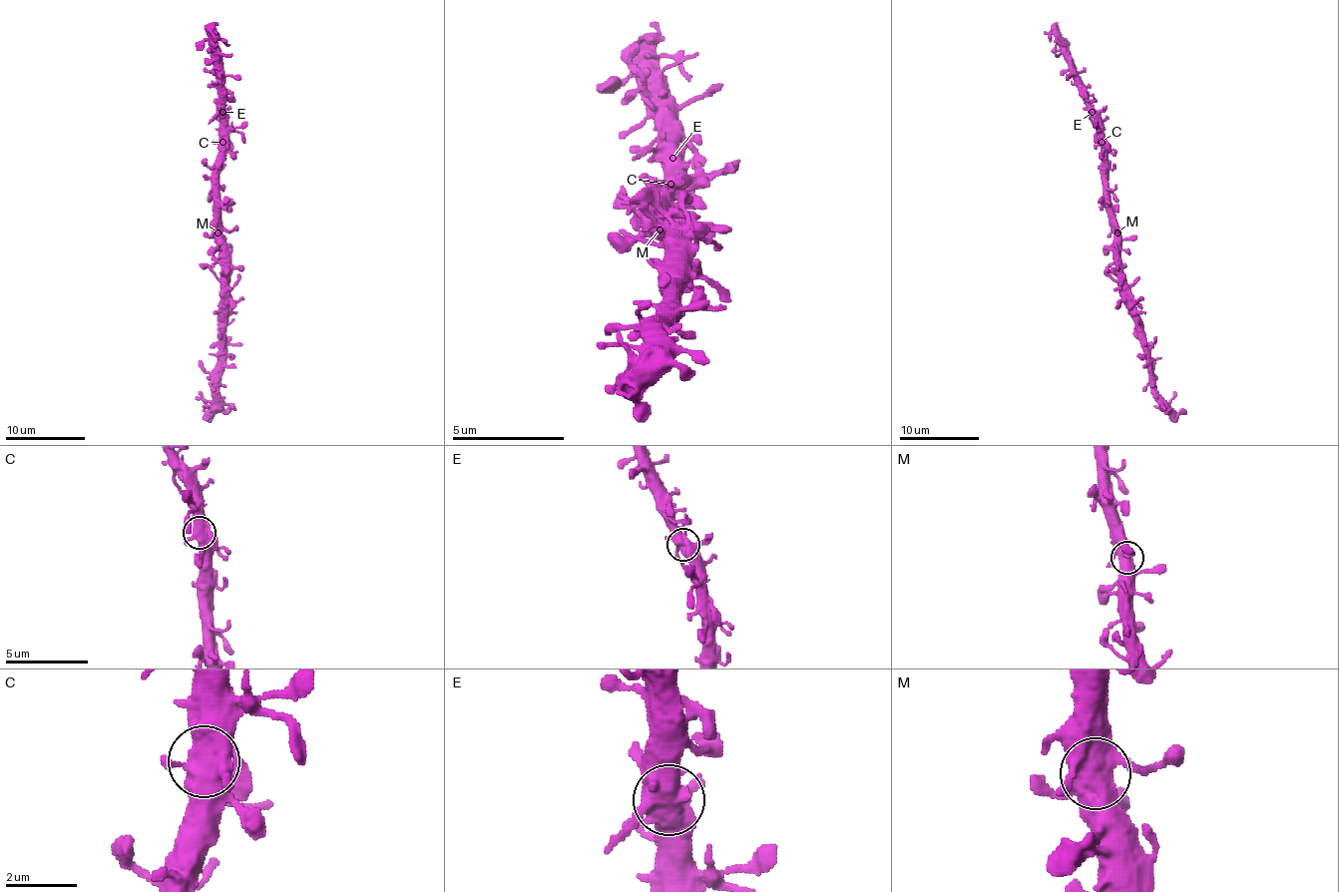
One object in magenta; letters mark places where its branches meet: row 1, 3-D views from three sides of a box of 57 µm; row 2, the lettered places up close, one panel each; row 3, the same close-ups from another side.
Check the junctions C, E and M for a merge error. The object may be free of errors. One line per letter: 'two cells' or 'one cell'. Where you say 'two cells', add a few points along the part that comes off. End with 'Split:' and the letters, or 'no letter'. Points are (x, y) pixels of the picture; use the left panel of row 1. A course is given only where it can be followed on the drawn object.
C: one cell
E: one cell
M: one cell
Split: no letter

